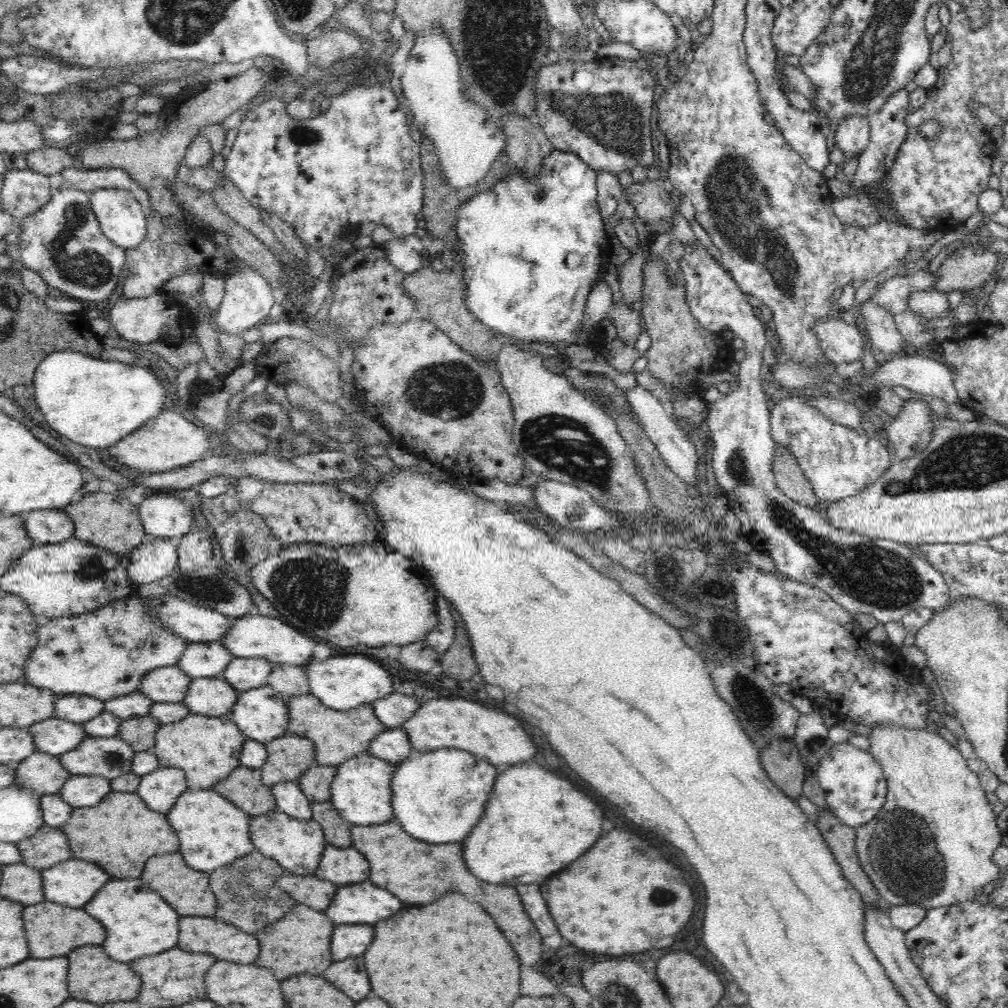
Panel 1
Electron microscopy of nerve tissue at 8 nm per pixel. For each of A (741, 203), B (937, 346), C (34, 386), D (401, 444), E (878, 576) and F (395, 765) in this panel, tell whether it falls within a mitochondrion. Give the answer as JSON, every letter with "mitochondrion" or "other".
{"A":"mitochondrion","B":"other","C":"other","D":"other","E":"mitochondrion","F":"other"}

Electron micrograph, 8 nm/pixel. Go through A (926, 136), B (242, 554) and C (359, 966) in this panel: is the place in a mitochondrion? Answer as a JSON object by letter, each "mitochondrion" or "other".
{"A":"other","B":"mitochondrion","C":"other"}

